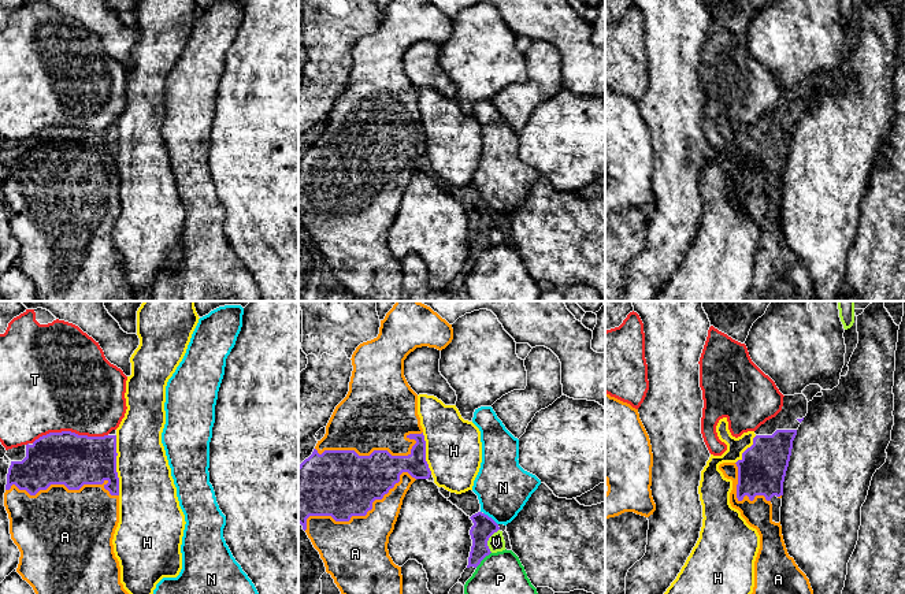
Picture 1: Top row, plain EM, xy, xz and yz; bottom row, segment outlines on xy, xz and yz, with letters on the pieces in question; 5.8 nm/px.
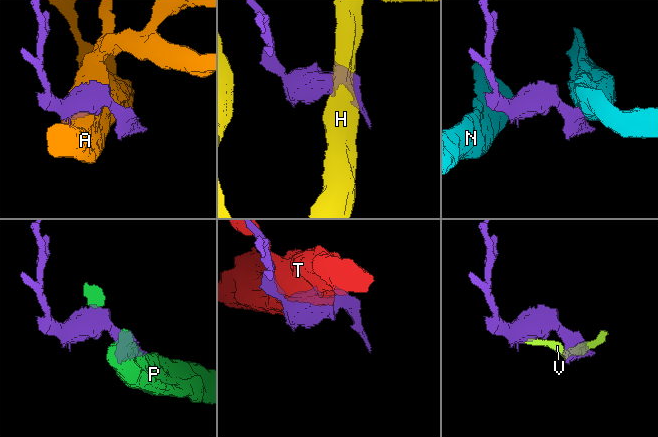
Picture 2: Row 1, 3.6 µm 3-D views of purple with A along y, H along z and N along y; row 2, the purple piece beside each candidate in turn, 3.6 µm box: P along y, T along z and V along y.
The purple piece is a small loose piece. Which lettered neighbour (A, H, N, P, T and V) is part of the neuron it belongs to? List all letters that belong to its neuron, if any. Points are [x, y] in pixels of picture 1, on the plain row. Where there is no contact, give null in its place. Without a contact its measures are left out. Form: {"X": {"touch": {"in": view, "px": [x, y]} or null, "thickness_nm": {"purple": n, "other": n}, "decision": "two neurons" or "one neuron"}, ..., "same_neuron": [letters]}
{"A": {"touch": {"in": "xz", "px": [359, 208]}, "thickness_nm": {"purple": 400, "other": 380}, "decision": "one neuron"}, "H": {"touch": {"in": "xy", "px": [115, 159]}, "thickness_nm": {"purple": 300, "other": 340}, "decision": "two neurons"}, "N": {"touch": {"in": "xz", "px": [490, 211]}, "thickness_nm": {"purple": 130, "other": 320}, "decision": "two neurons"}, "P": {"touch": {"in": "xz", "px": [482, 252]}, "thickness_nm": {"purple": 130, "other": 380}, "decision": "two neurons"}, "T": {"touch": {"in": "xy", "px": [69, 125]}, "thickness_nm": {"purple": 300, "other": 500}, "decision": "two neurons"}, "V": {"touch": {"in": "xz", "px": [488, 233]}, "thickness_nm": {"purple": 130, "other": 100}, "decision": "two neurons"}, "same_neuron": ["A"]}

